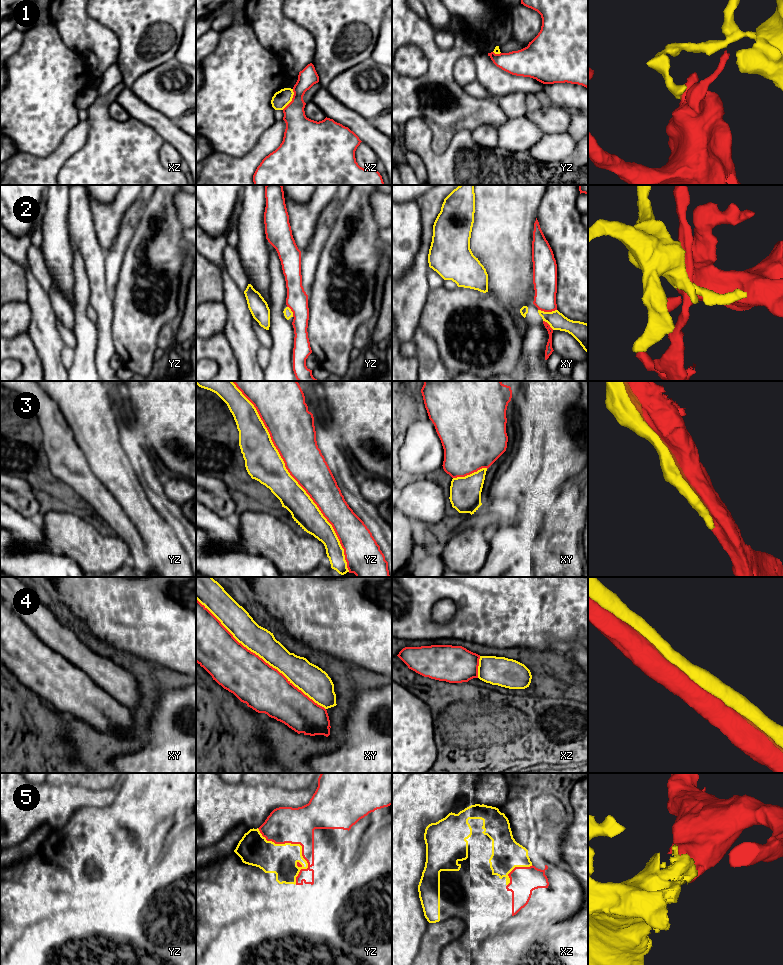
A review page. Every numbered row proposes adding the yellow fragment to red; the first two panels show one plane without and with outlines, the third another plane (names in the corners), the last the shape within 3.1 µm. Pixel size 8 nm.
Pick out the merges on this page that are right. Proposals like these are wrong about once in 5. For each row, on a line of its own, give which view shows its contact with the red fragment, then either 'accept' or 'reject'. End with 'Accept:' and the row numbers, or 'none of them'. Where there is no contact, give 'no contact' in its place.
1: meets red in xz; reject
2: meets red in xy; reject
3: meets red in yz; accept
4: meets red in xy; accept
5: meets red in yz; accept
Accept: 3, 4, 5

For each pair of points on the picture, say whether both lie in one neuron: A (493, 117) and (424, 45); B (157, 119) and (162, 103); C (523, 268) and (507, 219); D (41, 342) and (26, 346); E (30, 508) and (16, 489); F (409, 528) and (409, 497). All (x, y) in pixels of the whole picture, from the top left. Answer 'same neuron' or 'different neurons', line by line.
A: same neuron
B: different neurons
C: same neuron
D: different neurons
E: same neuron
F: different neurons

